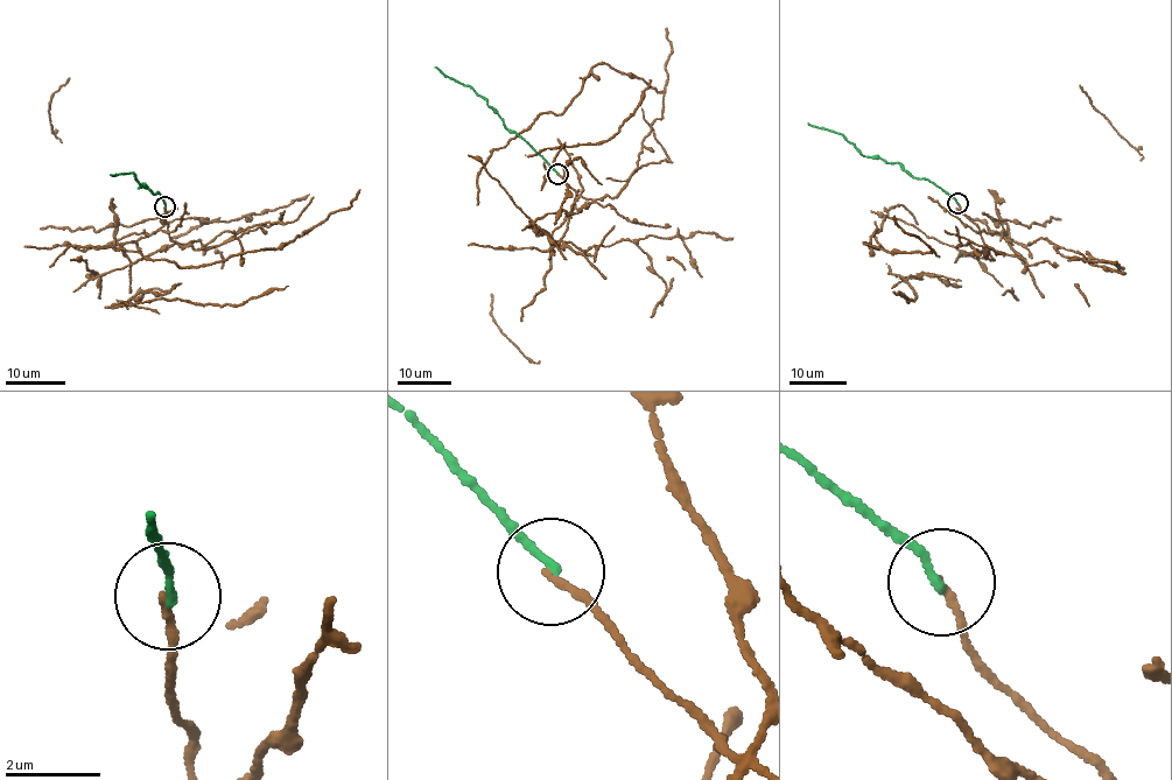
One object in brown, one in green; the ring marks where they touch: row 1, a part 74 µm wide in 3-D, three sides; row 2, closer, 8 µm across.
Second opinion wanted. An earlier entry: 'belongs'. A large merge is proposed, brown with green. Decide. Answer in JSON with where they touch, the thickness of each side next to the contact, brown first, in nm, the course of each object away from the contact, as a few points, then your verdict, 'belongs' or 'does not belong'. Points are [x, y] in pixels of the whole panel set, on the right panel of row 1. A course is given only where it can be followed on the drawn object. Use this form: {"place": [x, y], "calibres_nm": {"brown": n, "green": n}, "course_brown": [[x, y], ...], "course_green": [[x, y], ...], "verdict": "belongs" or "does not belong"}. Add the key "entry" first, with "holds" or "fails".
{"entry": "fails", "place": [958, 203], "calibres_nm": {"brown": 130, "green": 170}, "course_brown": [[958, 202], [983, 251], [961, 255], [897, 205], [874, 233], [883, 247], [864, 241], [933, 252], [893, 215]], "course_green": [[958, 202], [930, 182], [917, 178], [898, 163], [863, 156], [841, 134], [807, 123]], "verdict": "does not belong"}

